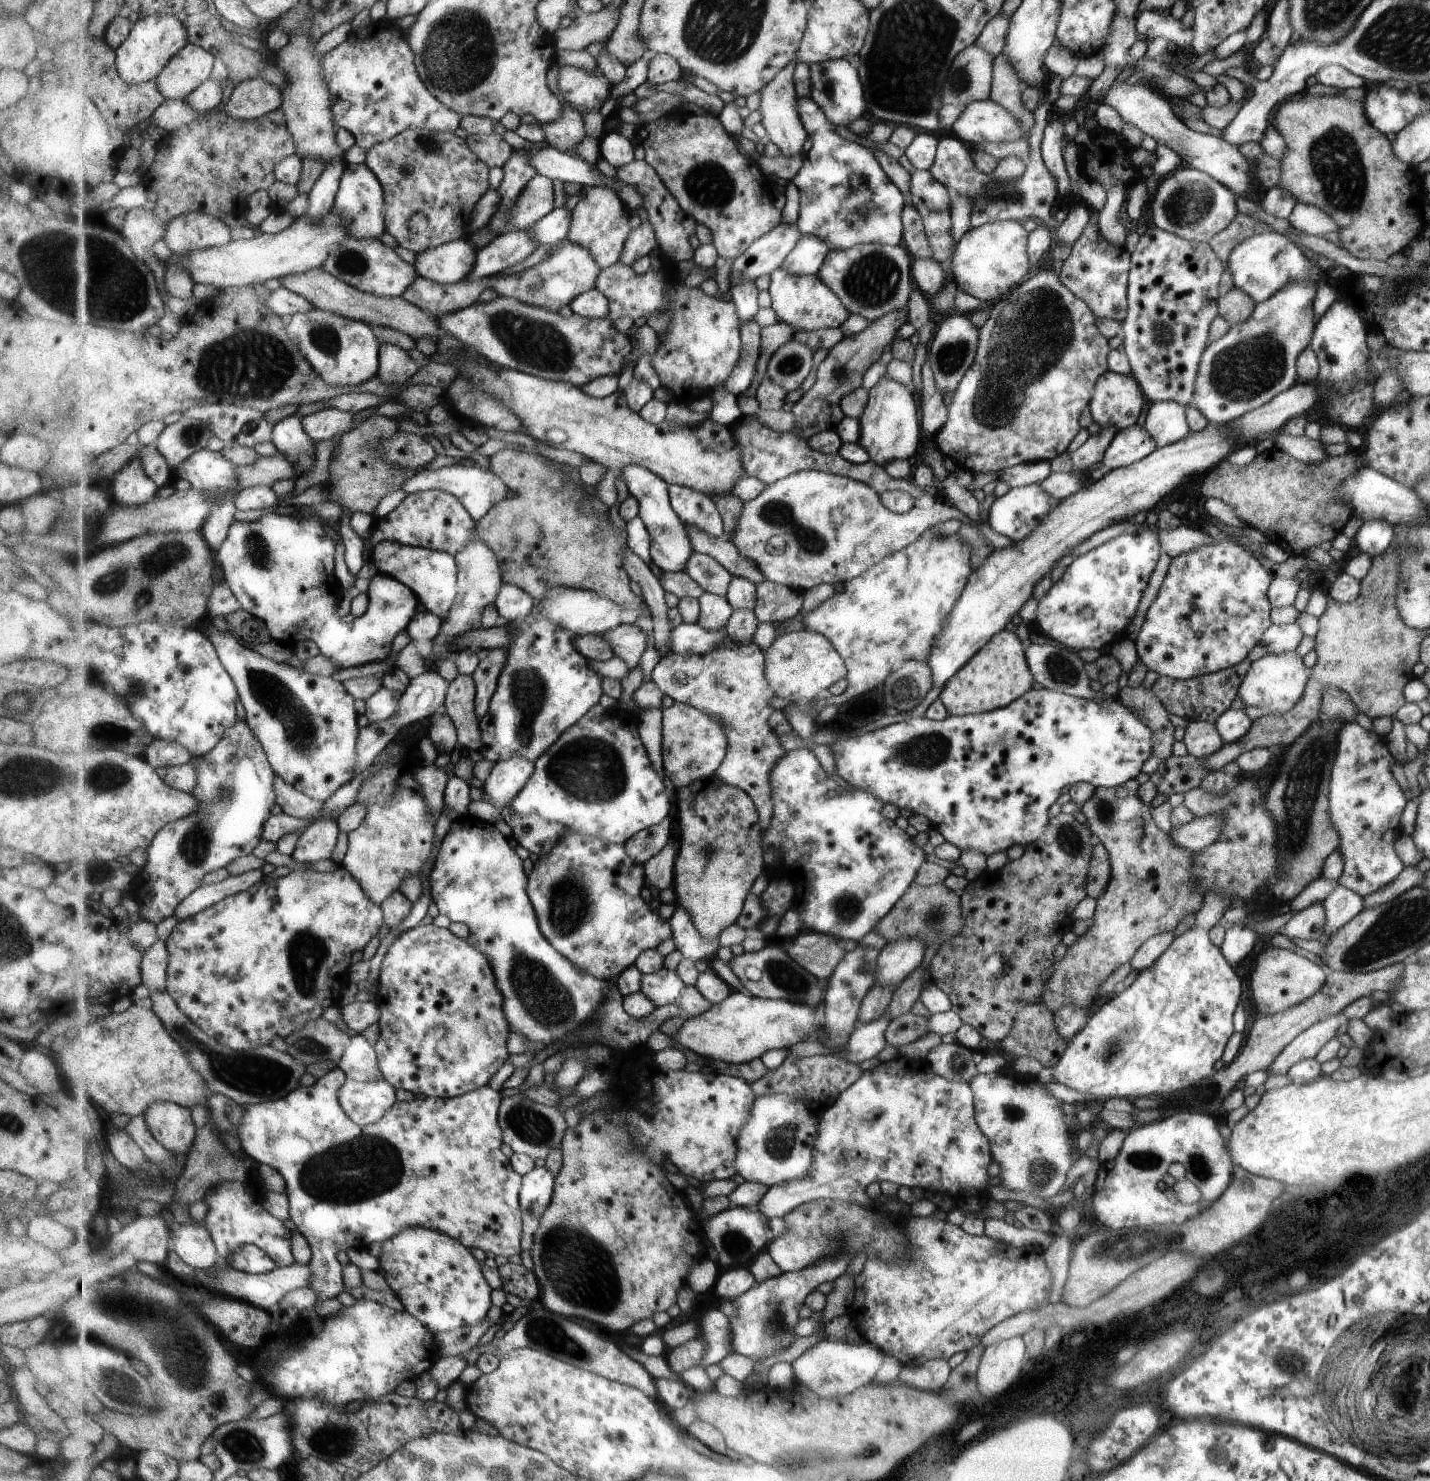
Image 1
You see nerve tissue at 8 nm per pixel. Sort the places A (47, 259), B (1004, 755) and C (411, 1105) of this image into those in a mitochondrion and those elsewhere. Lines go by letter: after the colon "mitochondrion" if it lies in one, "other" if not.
A: mitochondrion
B: other
C: other

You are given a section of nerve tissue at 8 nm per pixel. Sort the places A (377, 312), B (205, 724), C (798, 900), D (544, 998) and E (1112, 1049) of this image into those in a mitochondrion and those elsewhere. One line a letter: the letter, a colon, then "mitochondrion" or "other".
A: other
B: other
C: other
D: mitochondrion
E: mitochondrion

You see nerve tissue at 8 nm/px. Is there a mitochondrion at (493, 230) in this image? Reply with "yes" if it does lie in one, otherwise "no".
no

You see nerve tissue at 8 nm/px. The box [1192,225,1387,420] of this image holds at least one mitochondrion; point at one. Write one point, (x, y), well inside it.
(1252, 366)

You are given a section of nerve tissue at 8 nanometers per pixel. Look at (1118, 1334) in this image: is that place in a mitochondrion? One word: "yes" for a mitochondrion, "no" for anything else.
no

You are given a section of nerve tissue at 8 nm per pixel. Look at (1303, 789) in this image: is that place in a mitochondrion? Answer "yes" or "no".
yes

